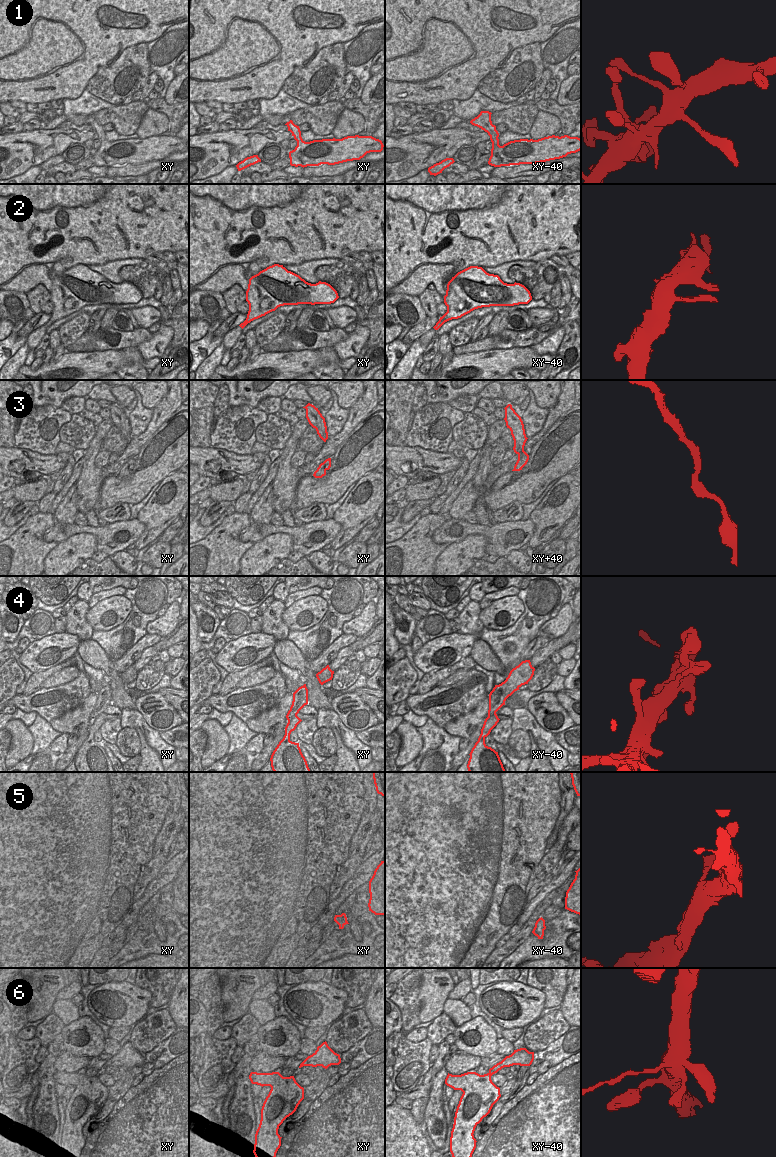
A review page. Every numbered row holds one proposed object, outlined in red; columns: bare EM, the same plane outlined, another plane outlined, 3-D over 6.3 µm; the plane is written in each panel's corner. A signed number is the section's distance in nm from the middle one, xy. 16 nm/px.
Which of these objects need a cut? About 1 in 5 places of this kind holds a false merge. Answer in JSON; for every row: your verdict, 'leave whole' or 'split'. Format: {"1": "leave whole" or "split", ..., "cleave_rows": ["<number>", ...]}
{"1": "leave whole", "2": "leave whole", "3": "leave whole", "4": "leave whole", "5": "leave whole", "6": "split", "cleave_rows": ["6"]}

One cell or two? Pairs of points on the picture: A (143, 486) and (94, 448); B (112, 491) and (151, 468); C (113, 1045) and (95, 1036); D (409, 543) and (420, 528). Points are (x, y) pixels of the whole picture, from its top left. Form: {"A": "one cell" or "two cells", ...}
{"A": "two cells", "B": "one cell", "C": "two cells", "D": "one cell"}

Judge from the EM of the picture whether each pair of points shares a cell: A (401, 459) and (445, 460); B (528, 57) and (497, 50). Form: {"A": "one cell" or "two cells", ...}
{"A": "one cell", "B": "two cells"}

